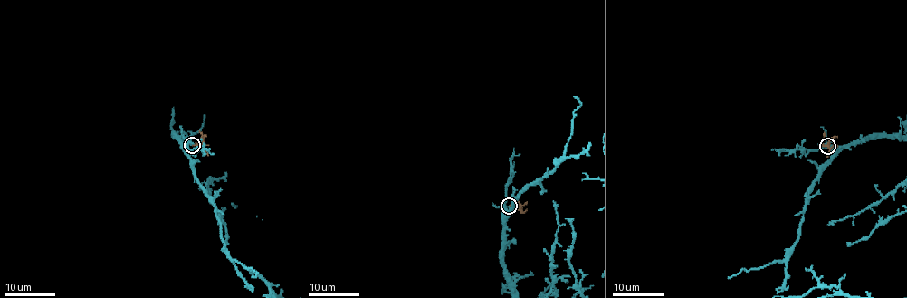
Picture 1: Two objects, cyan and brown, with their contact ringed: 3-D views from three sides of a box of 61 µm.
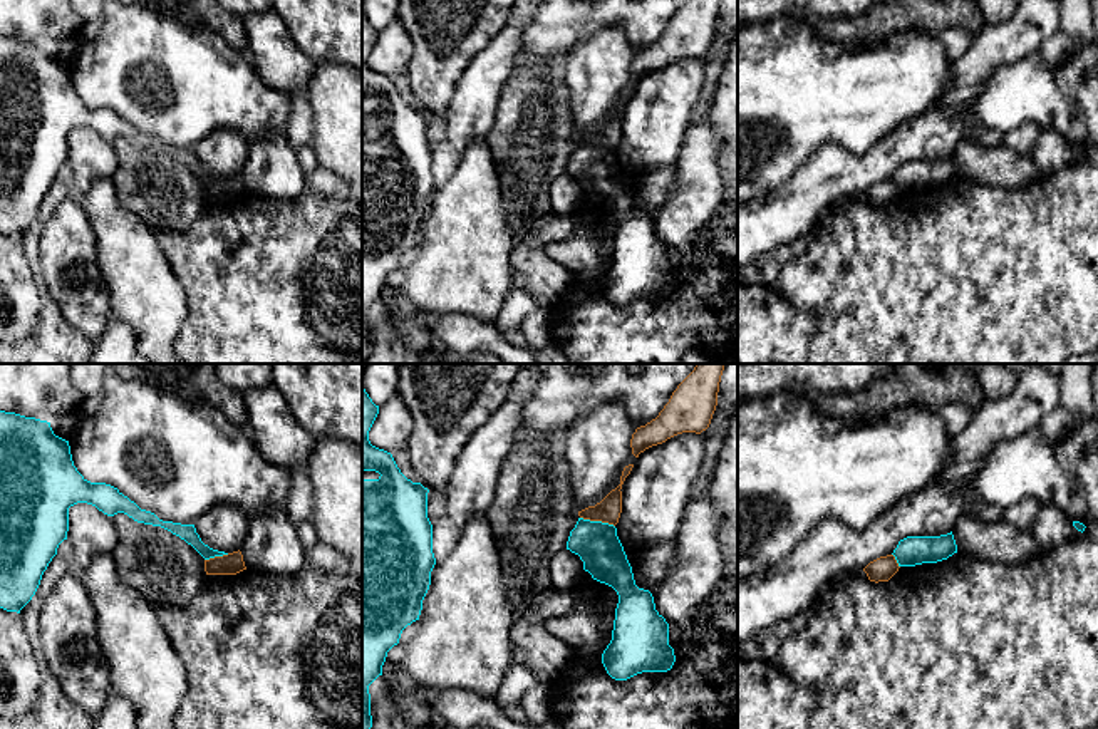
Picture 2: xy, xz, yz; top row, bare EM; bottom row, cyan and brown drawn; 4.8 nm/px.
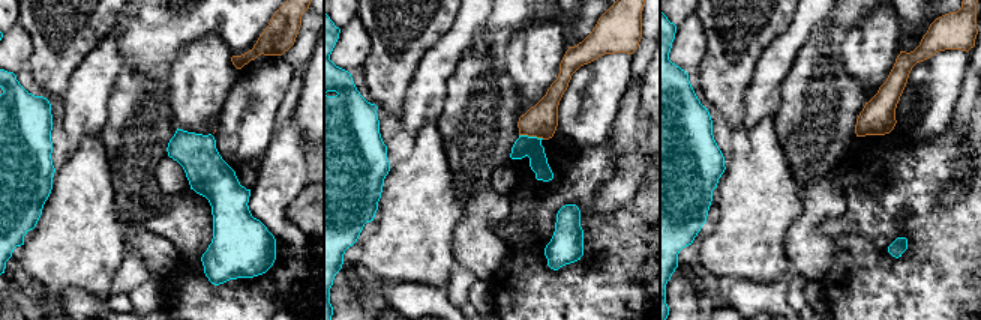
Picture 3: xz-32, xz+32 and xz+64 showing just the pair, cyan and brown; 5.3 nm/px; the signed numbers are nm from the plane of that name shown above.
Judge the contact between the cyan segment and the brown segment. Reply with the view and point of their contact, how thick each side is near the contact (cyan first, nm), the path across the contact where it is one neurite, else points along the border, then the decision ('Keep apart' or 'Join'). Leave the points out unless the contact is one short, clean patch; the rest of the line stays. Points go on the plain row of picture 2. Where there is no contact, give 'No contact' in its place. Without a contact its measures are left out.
Touches cyan at xz (597, 146). Thickness 200 nm (cyan) against 120 nm. Boundary: xz (580, 141), (590, 146), (607, 146), (614, 151). Keep apart

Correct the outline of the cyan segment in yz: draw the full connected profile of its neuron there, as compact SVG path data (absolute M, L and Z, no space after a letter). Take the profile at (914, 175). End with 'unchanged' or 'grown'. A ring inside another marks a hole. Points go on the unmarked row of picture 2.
M952 156L940 161L907 161L899 166L893 181L899 191L937 188L957 178Z | unchanged

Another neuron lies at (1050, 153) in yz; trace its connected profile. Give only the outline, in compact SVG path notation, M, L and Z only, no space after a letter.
M1039 129L1038 139L1029 149L1039 176L1049 176L1081 159L1073 146L1053 129Z

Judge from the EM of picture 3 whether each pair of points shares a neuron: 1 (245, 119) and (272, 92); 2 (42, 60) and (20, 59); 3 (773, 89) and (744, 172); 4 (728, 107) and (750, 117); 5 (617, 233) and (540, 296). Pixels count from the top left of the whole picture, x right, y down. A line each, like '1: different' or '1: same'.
1: same
2: different
3: different
4: different
5: same

